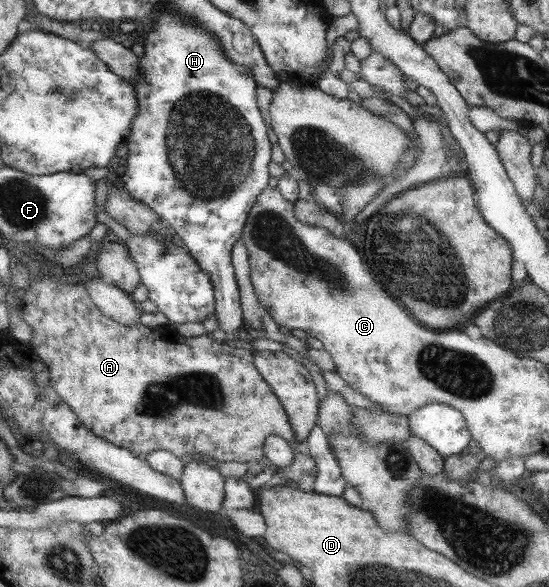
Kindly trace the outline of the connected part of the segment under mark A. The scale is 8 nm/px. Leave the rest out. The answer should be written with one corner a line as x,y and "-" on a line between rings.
37,278
29,282
28,288
24,292
21,301
20,318
22,318
32,330
32,338
29,342
29,349
38,356
38,359
48,367
48,384
53,391
70,406
71,412
78,416
78,419
86,425
95,436
103,437
109,444
116,447
125,448
133,454
150,454
155,450
165,450
176,456
178,459
183,458
186,454
199,454
199,456
209,456
218,462
244,462
246,464
254,463
255,460
263,459
263,445
267,436
280,436
291,444
297,444
292,431
291,424
286,411
275,397
274,391
270,385
262,379
258,369
254,367
253,351
247,349
238,349
228,346
225,343
218,342
210,338
208,334
202,336
193,336
193,338
181,338
183,342
173,342
173,338
167,335
167,329
149,330
145,326
137,325
119,325
99,312
90,296
87,296
86,290
81,285
67,282
59,284
46,278

